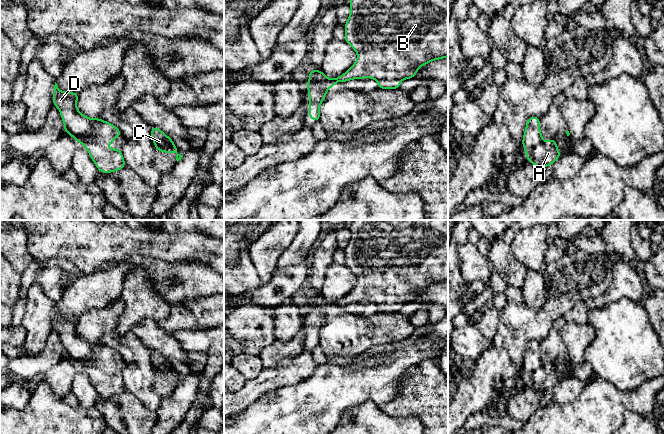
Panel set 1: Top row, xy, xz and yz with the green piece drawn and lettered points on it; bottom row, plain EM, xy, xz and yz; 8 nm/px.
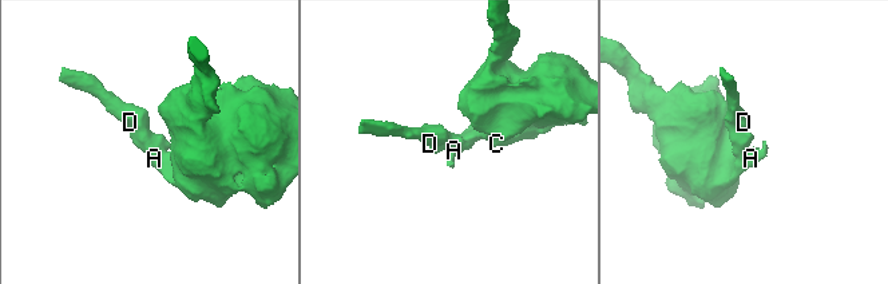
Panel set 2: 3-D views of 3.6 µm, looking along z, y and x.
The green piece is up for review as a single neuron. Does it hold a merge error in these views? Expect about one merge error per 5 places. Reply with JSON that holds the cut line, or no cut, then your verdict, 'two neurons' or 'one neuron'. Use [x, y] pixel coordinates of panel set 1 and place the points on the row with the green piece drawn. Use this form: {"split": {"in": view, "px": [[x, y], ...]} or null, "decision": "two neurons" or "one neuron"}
{"split": {"in": "xz", "px": [[306, 86], [323, 86], [327, 90]]}, "decision": "two neurons"}

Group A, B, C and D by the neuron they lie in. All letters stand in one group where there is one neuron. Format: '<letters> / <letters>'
A B C / D

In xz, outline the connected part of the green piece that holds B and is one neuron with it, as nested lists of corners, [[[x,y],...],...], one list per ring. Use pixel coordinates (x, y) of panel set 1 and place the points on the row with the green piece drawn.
[[[350,0],[349,6],[350,15],[344,25],[344,41],[354,49],[358,57],[349,70],[331,80],[342,83],[353,79],[372,78],[377,81],[379,89],[400,89],[400,82],[414,78],[423,65],[448,57],[448,0]]]

